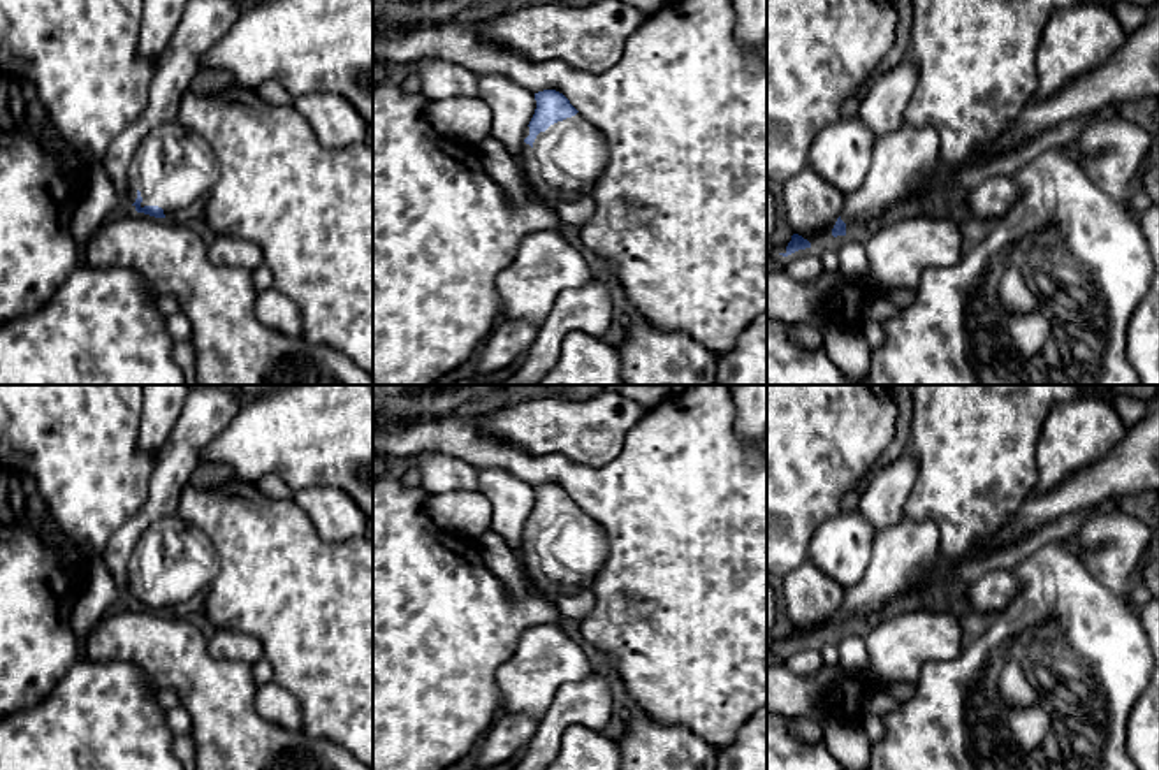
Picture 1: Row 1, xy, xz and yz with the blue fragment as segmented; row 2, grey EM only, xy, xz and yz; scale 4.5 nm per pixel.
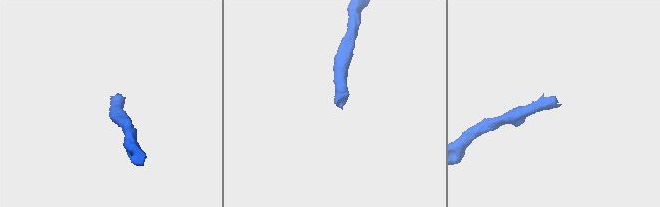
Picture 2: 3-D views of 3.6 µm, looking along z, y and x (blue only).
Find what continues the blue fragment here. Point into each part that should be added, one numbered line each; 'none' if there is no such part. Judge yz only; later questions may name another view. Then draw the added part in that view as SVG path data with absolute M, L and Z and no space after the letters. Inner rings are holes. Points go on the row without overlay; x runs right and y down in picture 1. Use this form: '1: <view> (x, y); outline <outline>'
none

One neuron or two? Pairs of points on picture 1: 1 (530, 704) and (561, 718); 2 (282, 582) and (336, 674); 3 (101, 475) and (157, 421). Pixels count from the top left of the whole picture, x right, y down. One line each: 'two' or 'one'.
1: two
2: one
3: two

